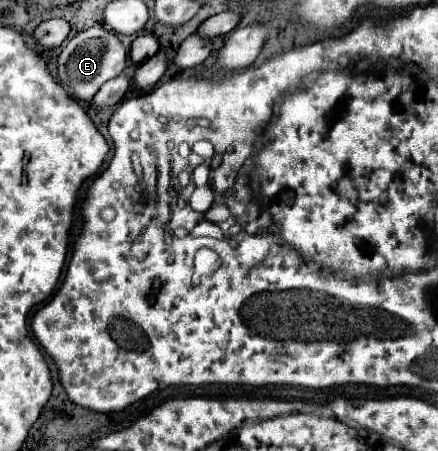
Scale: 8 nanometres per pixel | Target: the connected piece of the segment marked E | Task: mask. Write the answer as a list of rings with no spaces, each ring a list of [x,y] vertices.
[[[93,26],[89,30],[79,32],[75,38],[71,38],[67,42],[67,46],[63,48],[63,52],[57,58],[59,62],[59,82],[63,84],[63,88],[67,92],[71,92],[77,100],[85,100],[89,102],[97,90],[111,78],[119,76],[125,66],[127,66],[127,50],[123,48],[119,36],[111,30],[107,30],[105,26]]]

